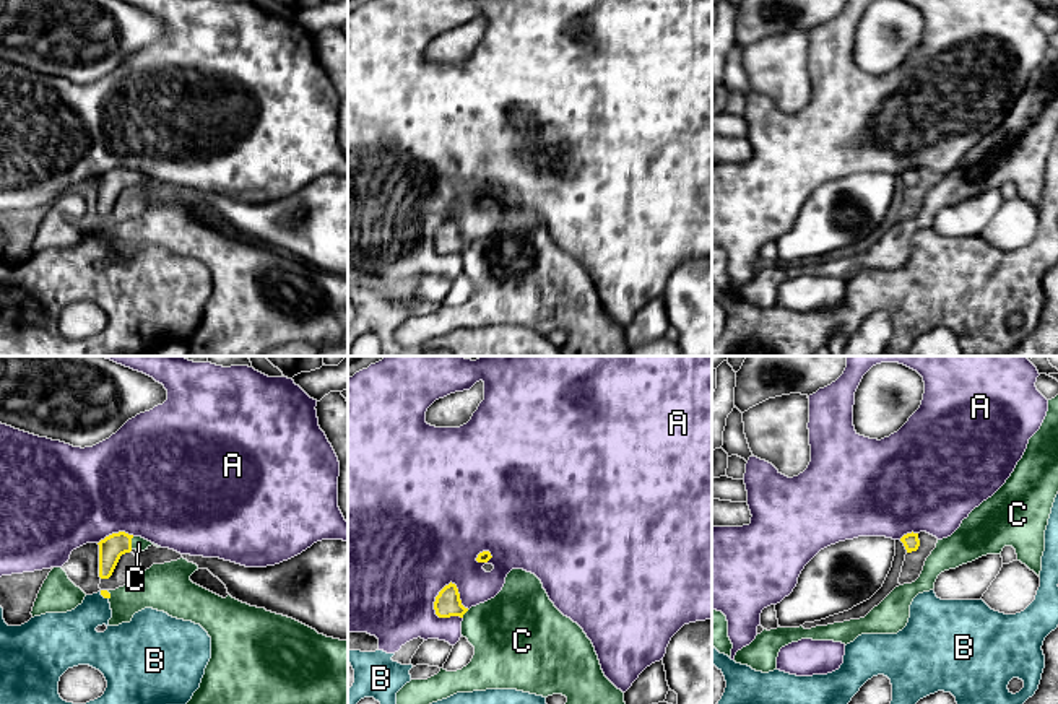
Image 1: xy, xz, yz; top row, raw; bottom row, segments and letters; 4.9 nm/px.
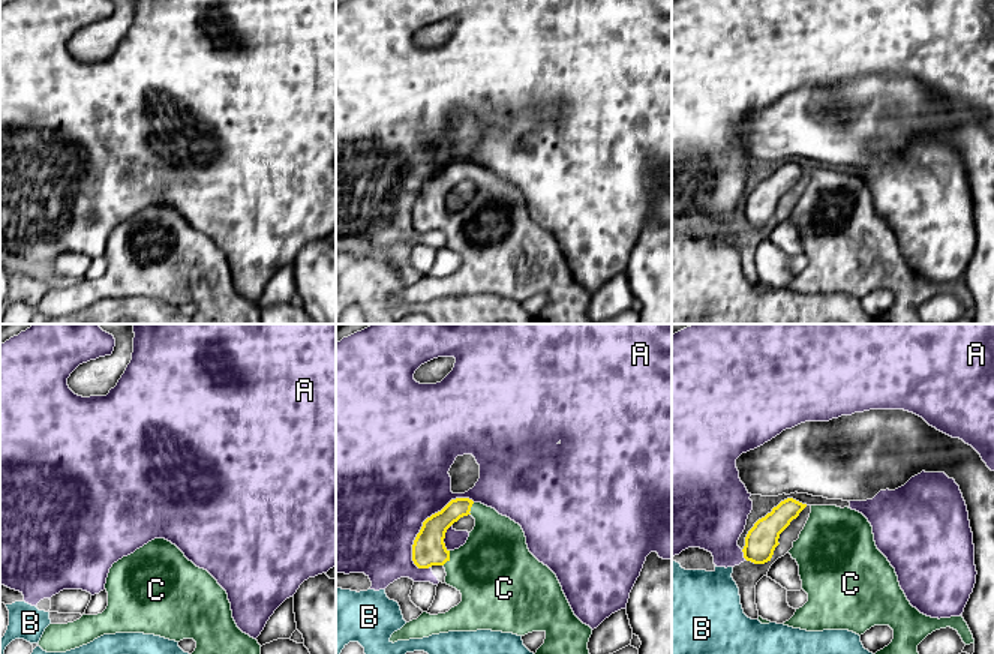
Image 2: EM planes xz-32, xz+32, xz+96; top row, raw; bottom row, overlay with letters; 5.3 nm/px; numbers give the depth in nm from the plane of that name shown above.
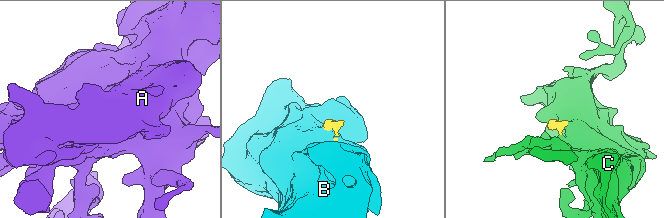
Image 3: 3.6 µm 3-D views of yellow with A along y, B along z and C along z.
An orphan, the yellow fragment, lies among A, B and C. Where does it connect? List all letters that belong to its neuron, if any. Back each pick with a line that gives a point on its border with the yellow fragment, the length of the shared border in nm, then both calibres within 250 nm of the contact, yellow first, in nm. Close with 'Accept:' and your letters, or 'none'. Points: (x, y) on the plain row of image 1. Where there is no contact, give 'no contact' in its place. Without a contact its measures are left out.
C: meets yellow in xy at (130, 179); contact 70 nm long; 120 nm thick on the yellow side, 70 nm on the other
Accept: C

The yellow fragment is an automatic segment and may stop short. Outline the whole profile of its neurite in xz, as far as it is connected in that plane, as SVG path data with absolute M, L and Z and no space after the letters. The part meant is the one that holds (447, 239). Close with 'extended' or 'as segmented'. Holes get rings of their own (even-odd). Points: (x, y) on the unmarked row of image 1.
M512 205L494 234L470 246L462 241L458 224L450 218L436 232L434 246L439 254L463 255L462 272L475 283L475 291L462 306L440 304L427 315L406 319L397 328L400 345L421 346L457 328L517 325L543 333L566 332L561 356L631 356L624 328L605 312L592 276L577 259L554 242L535 210Z | extended

